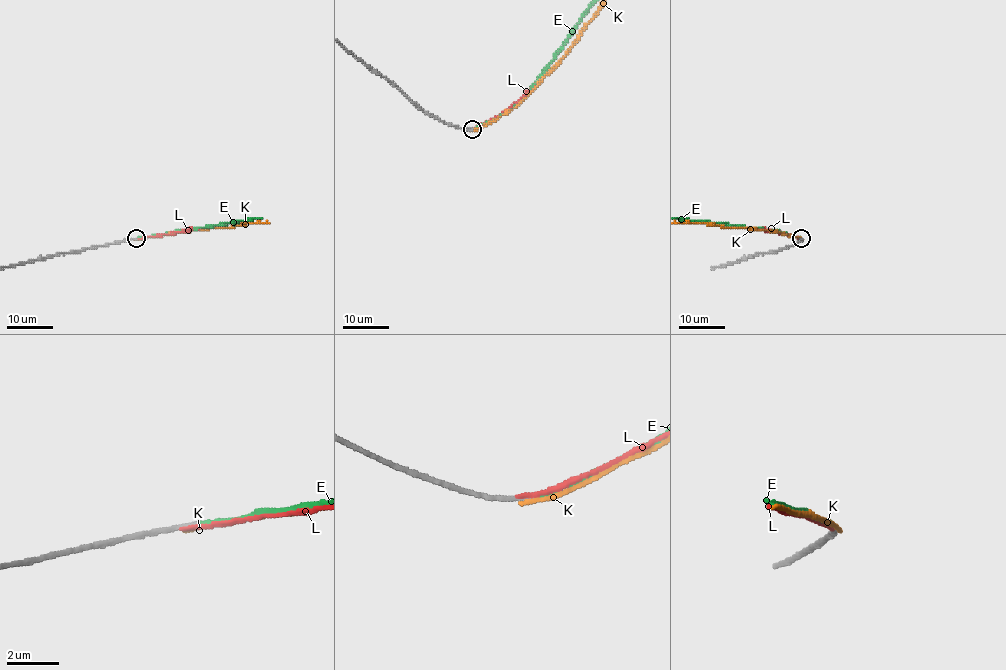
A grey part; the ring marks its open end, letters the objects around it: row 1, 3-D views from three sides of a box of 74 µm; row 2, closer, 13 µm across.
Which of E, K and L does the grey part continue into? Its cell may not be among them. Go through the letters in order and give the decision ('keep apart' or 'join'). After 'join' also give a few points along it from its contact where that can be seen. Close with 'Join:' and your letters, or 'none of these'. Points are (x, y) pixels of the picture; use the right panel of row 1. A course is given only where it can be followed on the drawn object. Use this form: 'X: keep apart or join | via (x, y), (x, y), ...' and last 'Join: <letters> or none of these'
E: join
K: keep apart
L: keep apart
Join: E

